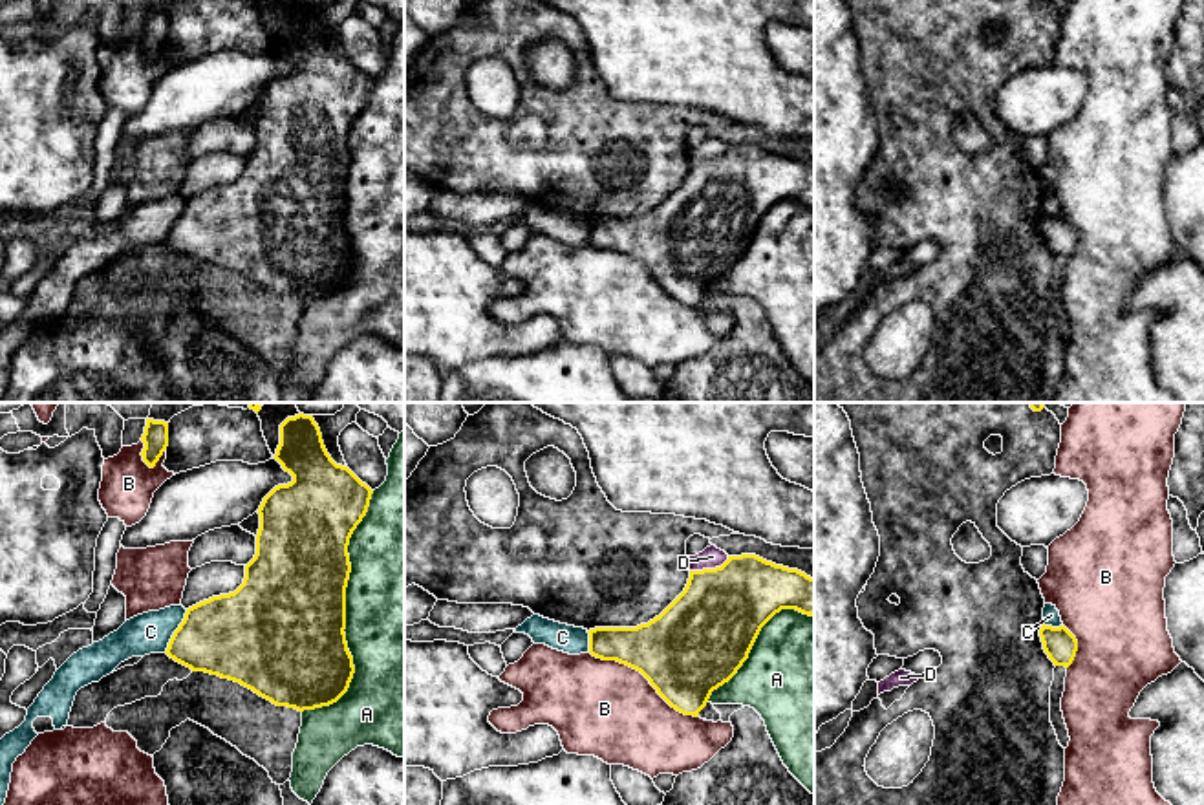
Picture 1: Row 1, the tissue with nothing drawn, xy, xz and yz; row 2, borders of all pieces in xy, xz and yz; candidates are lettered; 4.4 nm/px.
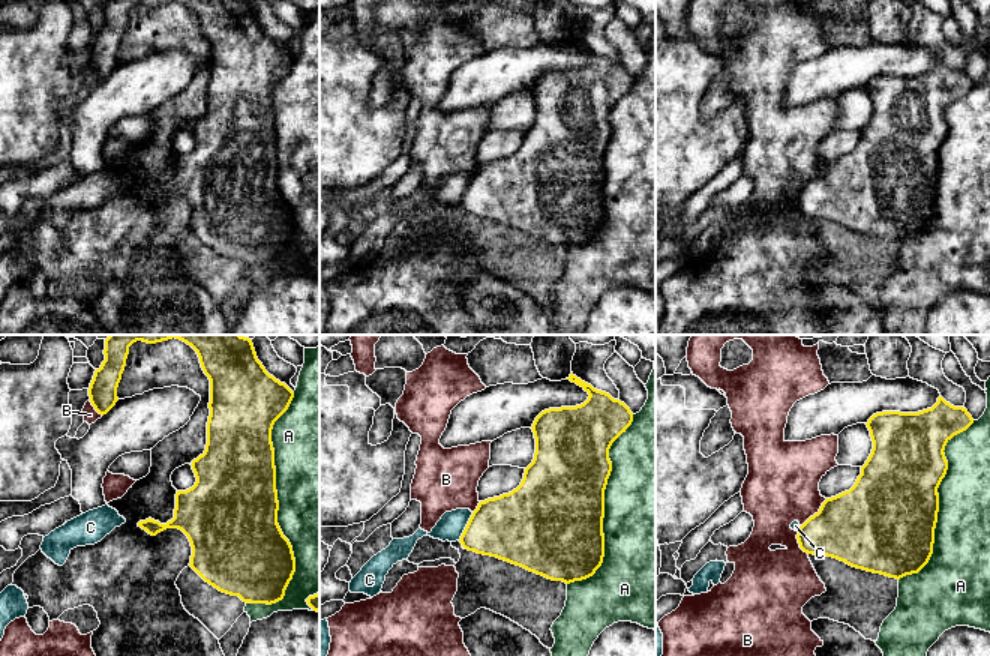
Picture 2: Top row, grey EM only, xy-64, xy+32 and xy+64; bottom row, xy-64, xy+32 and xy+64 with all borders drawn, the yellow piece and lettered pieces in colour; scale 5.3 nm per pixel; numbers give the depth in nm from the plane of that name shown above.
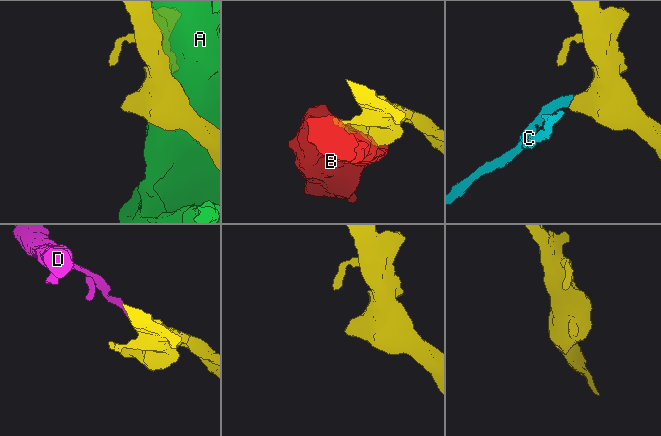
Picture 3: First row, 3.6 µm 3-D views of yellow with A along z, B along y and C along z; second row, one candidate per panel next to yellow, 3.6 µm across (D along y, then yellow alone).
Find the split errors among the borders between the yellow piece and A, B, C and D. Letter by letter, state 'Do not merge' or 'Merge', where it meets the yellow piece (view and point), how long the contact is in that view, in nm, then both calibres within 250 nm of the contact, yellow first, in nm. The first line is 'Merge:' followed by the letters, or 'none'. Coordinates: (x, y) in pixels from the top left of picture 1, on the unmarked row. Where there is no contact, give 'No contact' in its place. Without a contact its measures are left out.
Merge: none
A: Do not merge. Touches yellow at xy (344, 203). Shared border 1050 nm. Thickness 500 nm (yellow) against 500 nm
B: Do not merge. Touches yellow at xz (644, 266). Shared border 550 nm. Thickness 420 nm (yellow) against 420 nm
C: Do not merge. Touches yellow at xy (174, 222). Shared border 220 nm. Thickness 360 nm (yellow) against 180 nm
D: Do not merge. Touches yellow at xz (709, 160). Shared border 190 nm. Thickness 400 nm (yellow) against 90 nm

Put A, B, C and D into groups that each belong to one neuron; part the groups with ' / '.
A / B / C / D

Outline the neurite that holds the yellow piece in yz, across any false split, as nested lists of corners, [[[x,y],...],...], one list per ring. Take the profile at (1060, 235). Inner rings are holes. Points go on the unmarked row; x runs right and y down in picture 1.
[[[1043,214],[1039,227],[1054,256],[1069,258],[1072,254],[1078,242],[1078,231],[1065,216],[1052,218]]]

